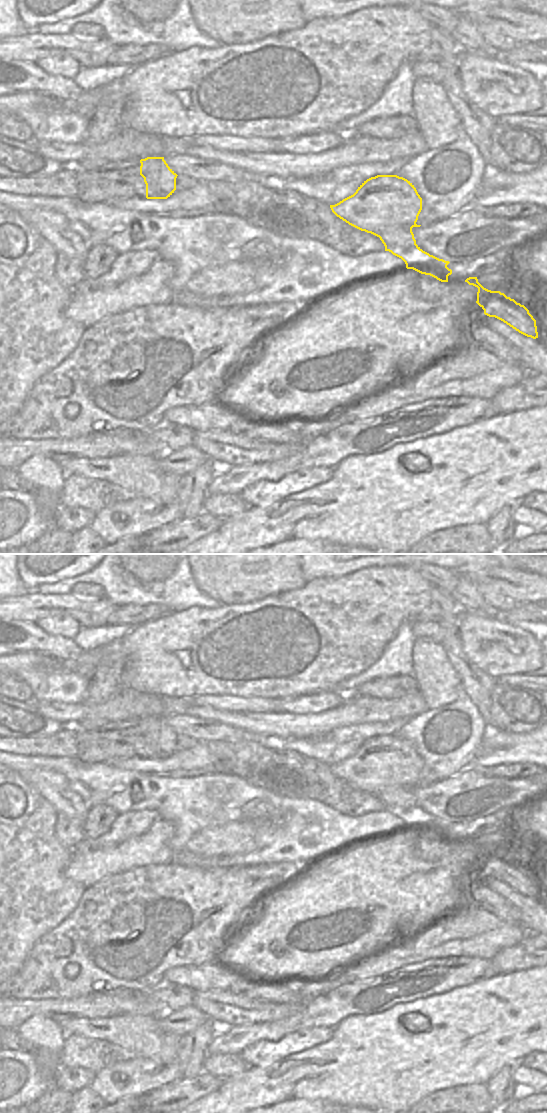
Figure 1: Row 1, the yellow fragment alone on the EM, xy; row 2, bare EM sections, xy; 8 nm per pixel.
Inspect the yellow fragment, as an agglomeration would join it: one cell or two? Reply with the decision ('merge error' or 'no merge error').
merge error

